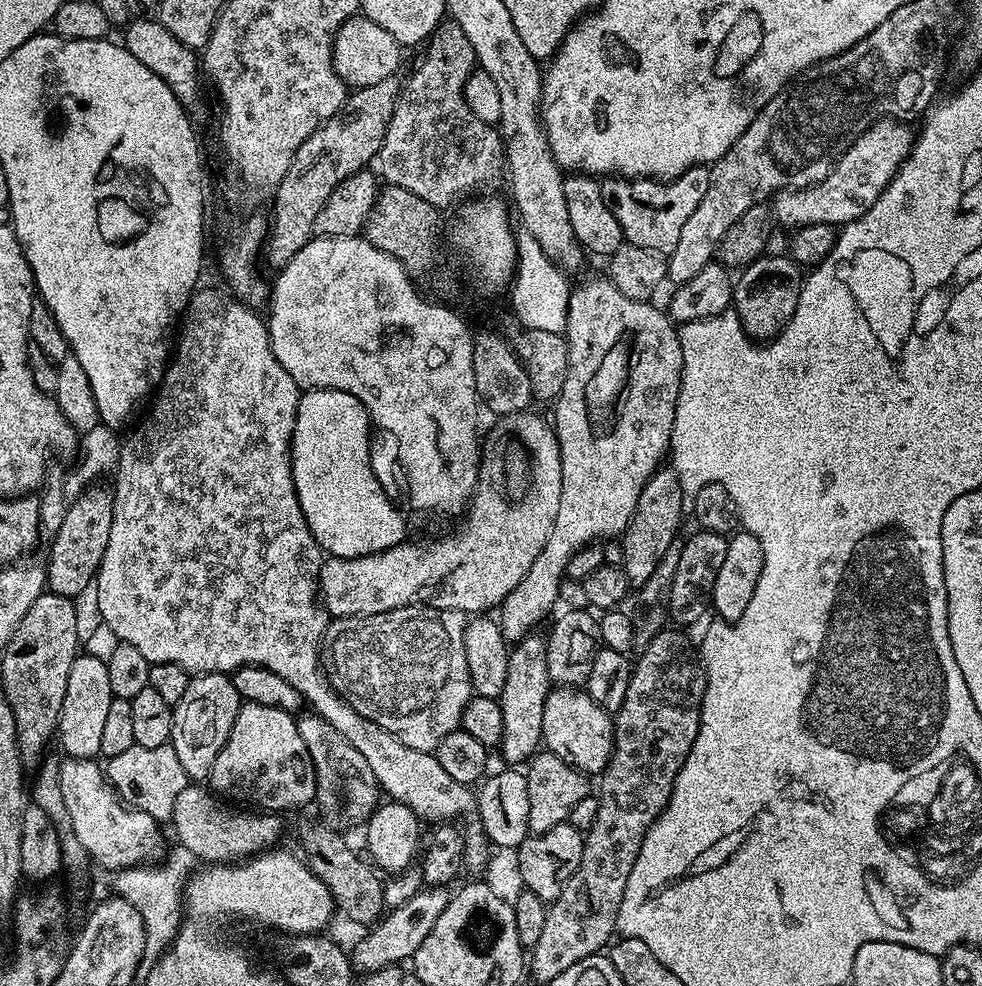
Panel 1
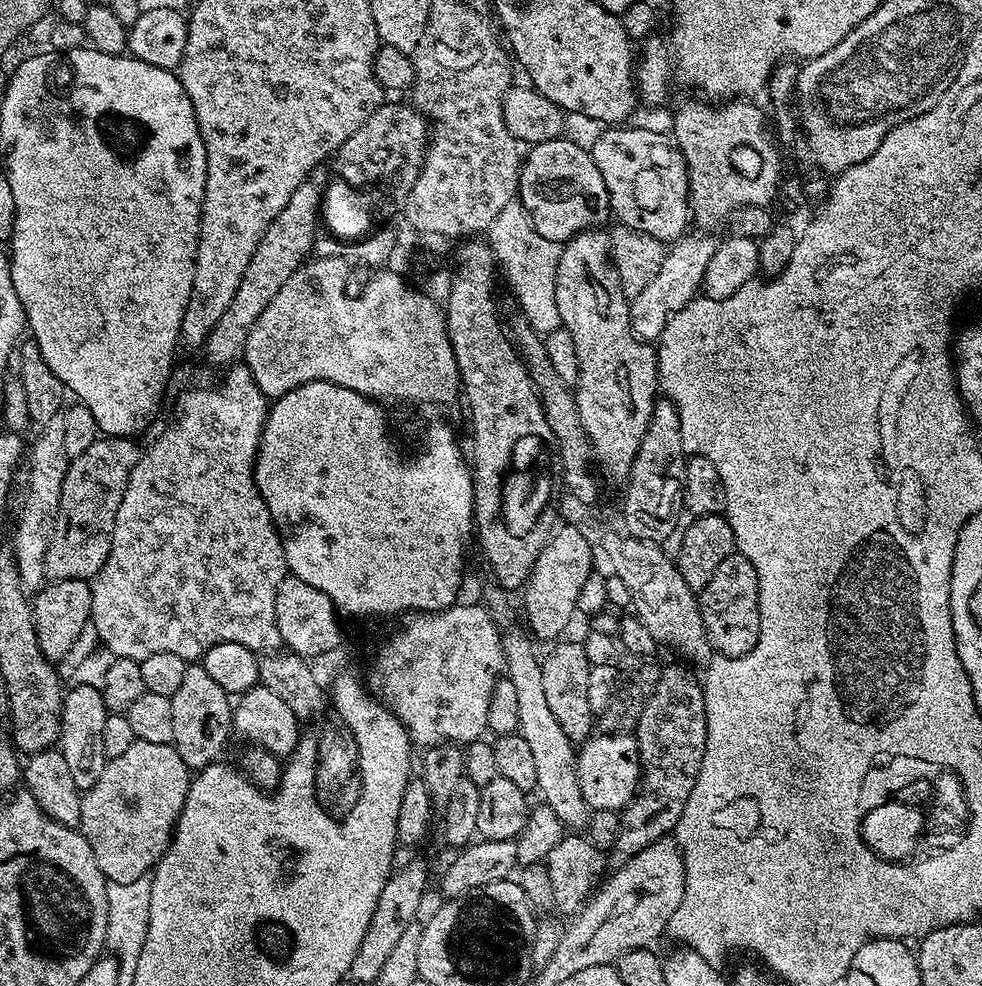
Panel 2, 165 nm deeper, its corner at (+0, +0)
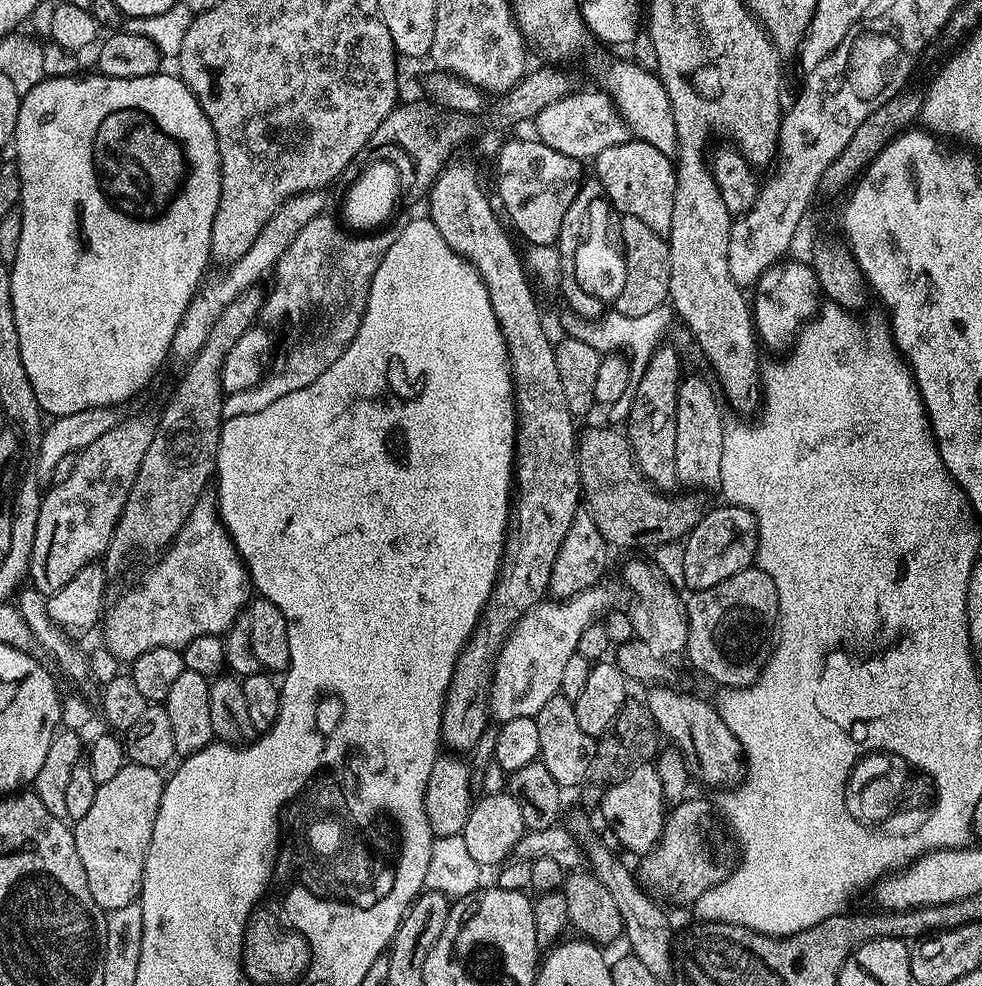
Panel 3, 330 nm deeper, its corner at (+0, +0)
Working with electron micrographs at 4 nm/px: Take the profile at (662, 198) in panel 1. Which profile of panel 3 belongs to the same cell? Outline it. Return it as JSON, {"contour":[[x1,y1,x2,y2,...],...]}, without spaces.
{"contour":[[629,138,624,144,606,146,606,150,594,157,595,164,595,179,613,209,620,216,633,216,646,222,646,226,650,226,654,234,667,237,670,222,674,222,676,193,676,169,669,156,662,154,662,150,650,146,645,140]]}

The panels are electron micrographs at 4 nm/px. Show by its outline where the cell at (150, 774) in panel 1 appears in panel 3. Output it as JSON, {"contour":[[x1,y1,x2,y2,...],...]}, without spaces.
{"contour":[[125,763,124,768,118,770,114,778,110,778,110,782,97,787,90,810,86,810,86,814,82,814,82,818,75,821,72,834,74,846,78,846,78,858,82,858,82,870,86,870,90,894,94,894,94,902,98,902,98,906,104,909,105,913,118,910,118,906,137,903,140,883,144,877,146,854,154,832,154,818,158,814,164,793,164,781,165,777,159,768]]}

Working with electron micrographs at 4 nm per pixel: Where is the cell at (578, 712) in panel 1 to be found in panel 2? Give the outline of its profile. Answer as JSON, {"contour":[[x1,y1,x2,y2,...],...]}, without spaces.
{"contour":[[593,734,579,745,576,773,582,798,591,810,620,812,636,795,640,786,640,755,632,734]]}

